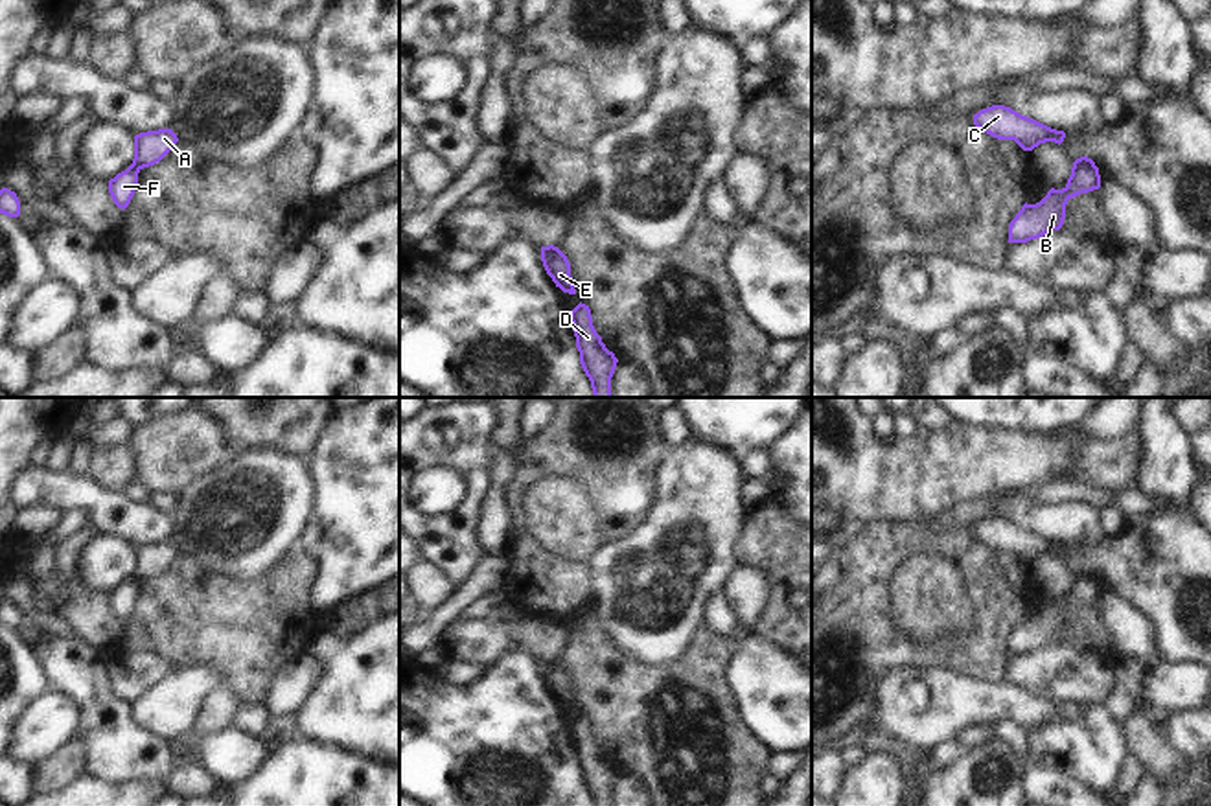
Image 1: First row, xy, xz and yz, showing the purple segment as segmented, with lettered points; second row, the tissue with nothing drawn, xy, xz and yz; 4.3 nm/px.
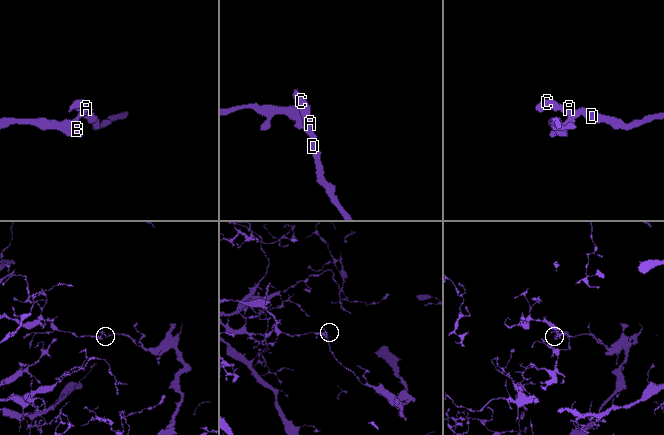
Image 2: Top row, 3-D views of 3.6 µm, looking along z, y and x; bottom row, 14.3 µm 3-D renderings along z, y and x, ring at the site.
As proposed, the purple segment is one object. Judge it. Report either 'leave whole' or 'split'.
split

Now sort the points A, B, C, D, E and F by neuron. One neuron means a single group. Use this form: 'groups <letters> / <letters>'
groups A C D E / B F

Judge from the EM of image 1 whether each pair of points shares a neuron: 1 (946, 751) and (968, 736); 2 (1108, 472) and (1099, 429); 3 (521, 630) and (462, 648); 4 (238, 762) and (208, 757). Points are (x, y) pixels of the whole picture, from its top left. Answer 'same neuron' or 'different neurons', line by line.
1: same neuron
2: different neurons
3: same neuron
4: same neuron

